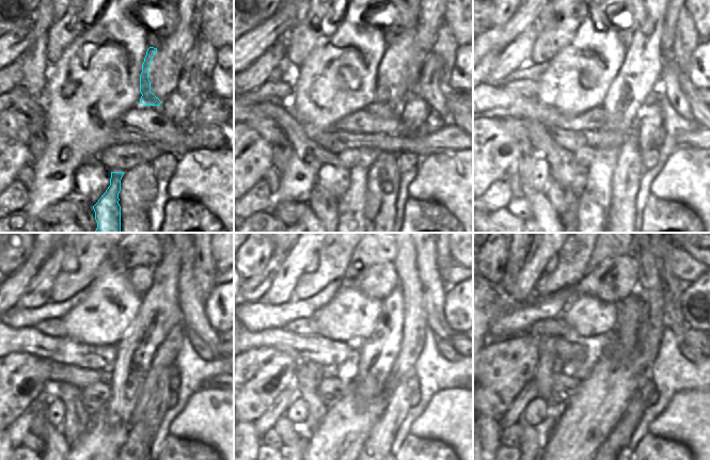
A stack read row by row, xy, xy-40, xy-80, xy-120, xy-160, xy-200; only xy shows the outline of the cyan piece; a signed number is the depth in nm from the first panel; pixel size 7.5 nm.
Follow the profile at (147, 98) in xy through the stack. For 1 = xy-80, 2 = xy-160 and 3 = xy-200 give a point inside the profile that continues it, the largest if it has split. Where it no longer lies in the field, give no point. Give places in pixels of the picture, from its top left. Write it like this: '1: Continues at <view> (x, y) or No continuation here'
1: Continues at xy-80 (621, 107)
2: Continues at xy-160 (368, 367)
3: Continues at xy-200 (621, 342)

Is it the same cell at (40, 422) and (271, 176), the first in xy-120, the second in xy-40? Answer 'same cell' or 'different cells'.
same cell

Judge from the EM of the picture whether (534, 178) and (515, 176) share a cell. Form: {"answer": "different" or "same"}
{"answer": "different"}

